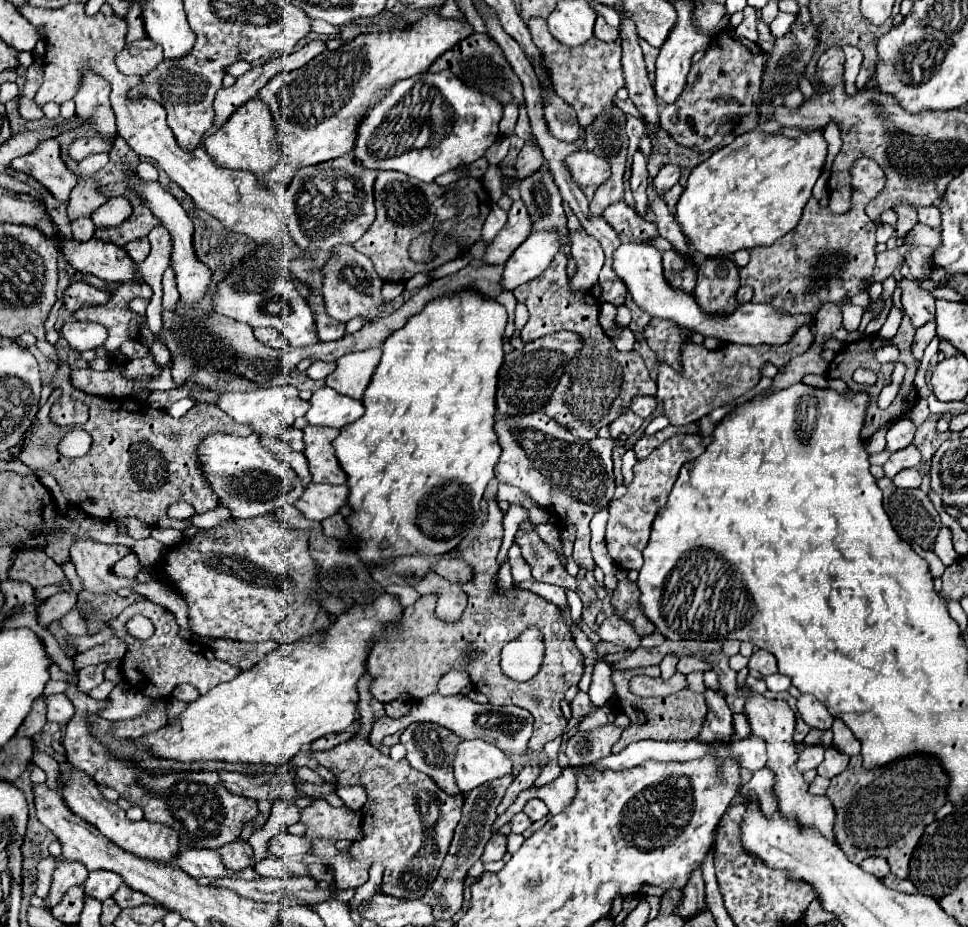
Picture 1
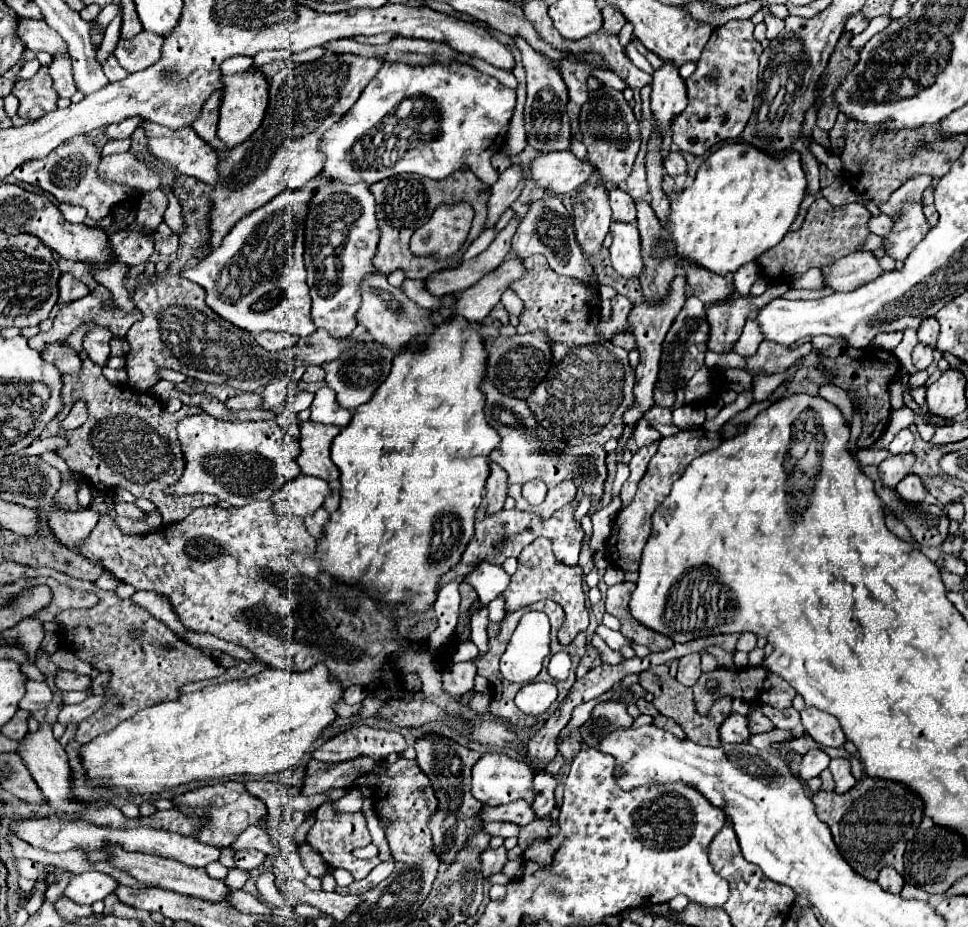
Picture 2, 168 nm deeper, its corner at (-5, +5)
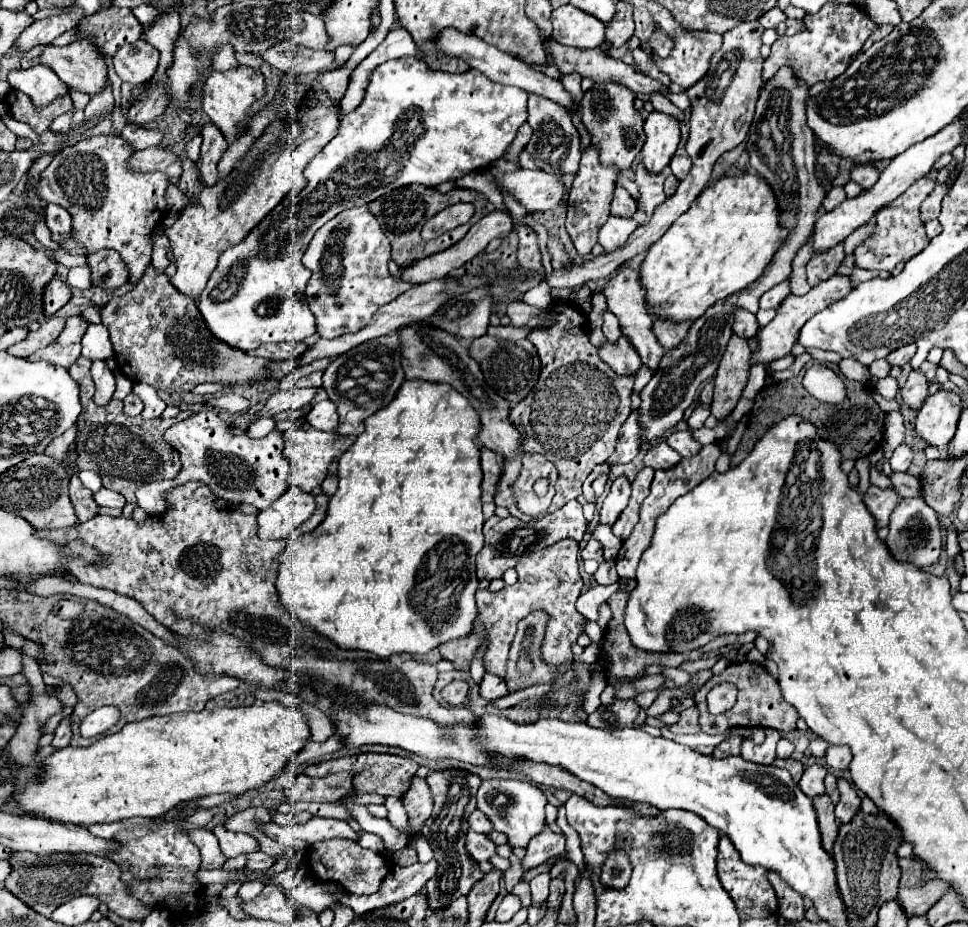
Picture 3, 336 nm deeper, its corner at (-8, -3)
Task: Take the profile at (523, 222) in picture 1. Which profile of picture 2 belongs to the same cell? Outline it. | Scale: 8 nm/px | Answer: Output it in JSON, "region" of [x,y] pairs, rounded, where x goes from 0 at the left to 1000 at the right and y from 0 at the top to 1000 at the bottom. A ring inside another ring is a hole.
{"region":[[[528,236],[526,243],[509,258],[509,262],[497,275],[474,284],[470,290],[454,292],[454,294],[441,299],[439,312],[445,318],[458,320],[458,318],[466,318],[466,316],[487,310],[491,303],[495,303],[499,297],[507,294],[522,279],[524,271],[528,269],[528,256],[534,249],[534,245],[536,245],[536,238]]]}

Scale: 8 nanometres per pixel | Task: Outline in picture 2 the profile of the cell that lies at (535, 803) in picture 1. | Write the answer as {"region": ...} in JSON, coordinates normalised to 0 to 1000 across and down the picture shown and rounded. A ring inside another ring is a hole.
{"region":[[[530,864],[526,868],[518,868],[518,871],[499,871],[497,883],[501,888],[524,886],[524,888],[534,888],[534,890],[544,890],[551,886],[551,873],[542,864]]]}

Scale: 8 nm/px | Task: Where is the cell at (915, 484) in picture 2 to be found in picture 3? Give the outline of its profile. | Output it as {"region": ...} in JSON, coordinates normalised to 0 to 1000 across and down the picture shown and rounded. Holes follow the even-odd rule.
{"region":[[[932,538],[924,553],[919,556],[919,575],[915,579],[915,588],[919,592],[919,597],[930,603],[930,605],[940,605],[948,612],[959,612],[961,607],[965,607],[971,599],[973,586],[971,586],[971,564],[967,558],[967,551],[952,538]]]}

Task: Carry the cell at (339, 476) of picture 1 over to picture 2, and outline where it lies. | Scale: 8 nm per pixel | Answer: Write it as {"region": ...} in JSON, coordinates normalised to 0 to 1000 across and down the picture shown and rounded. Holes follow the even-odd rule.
{"region":[[[313,454],[309,458],[309,482],[311,491],[307,495],[313,512],[323,512],[336,519],[348,519],[350,506],[342,497],[342,478],[350,469],[350,461],[334,458],[323,454]]]}

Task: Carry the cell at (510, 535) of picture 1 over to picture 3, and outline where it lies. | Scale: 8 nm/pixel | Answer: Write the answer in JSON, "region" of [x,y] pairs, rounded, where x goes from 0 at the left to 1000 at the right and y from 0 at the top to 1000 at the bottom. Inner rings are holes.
{"region":[[[467,735],[457,743],[457,752],[463,761],[477,761],[483,750],[483,737],[471,737]]]}

